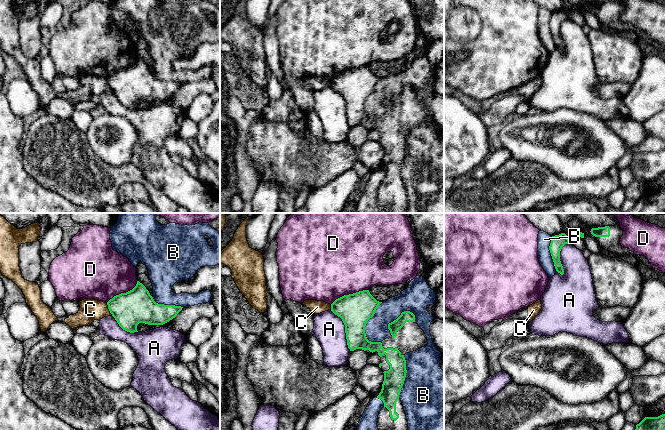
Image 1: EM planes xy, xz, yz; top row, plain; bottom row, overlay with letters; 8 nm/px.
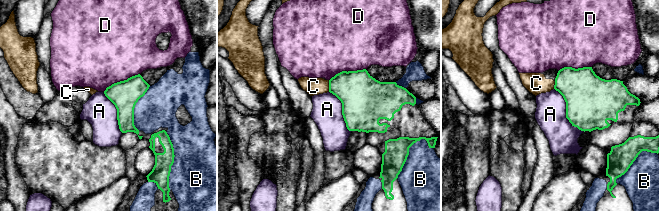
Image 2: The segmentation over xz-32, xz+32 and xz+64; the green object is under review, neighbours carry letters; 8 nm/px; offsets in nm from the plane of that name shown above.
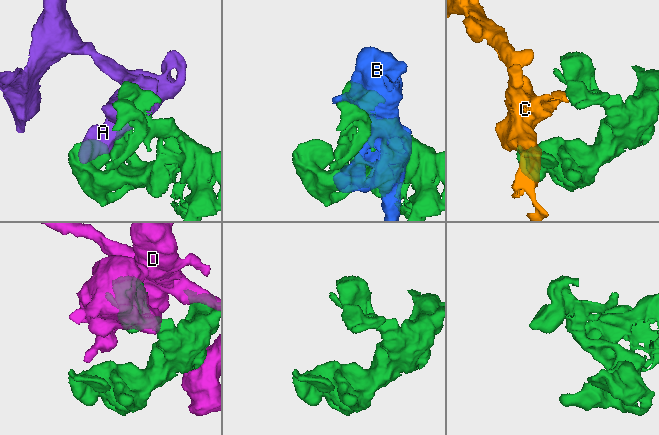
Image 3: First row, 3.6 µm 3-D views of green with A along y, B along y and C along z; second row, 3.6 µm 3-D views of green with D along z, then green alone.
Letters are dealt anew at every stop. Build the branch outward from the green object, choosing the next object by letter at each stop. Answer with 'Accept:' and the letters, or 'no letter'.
Accept: no letter

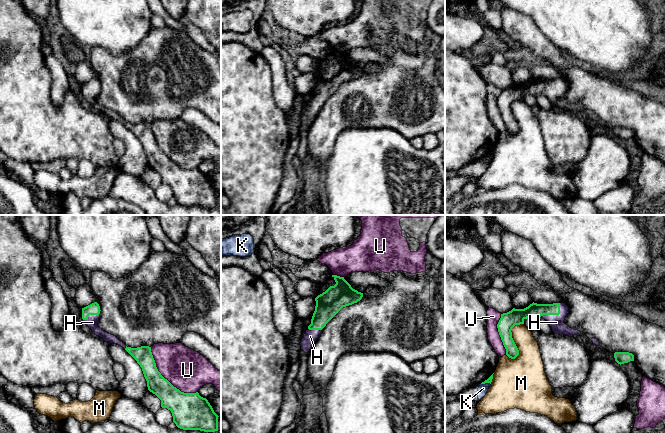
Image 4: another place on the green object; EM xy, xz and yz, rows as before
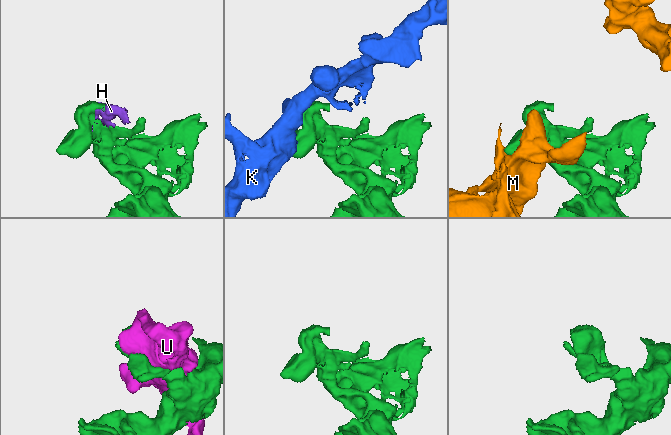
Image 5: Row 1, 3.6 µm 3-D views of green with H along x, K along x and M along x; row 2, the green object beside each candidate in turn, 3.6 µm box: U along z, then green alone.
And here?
Accept: H

